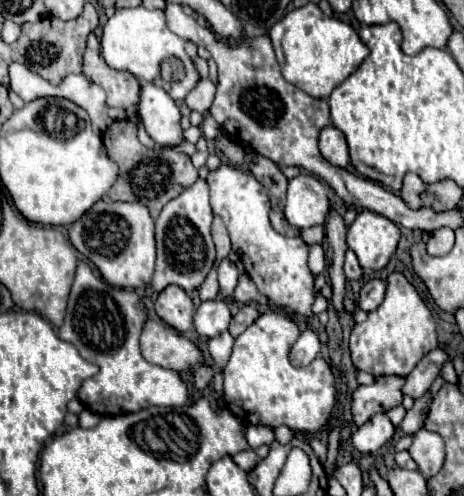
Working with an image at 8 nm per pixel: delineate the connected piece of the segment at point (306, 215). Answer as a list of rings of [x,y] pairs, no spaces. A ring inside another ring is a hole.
[[[300,174],[290,180],[286,196],[286,220],[296,228],[324,224],[330,212],[328,188],[312,174]]]

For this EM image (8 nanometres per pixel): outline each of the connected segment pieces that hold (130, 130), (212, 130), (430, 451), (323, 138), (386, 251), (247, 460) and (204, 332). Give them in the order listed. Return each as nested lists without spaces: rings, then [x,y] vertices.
[[[130,120],[116,122],[112,132],[106,134],[108,154],[120,166],[120,176],[114,186],[106,192],[104,200],[122,200],[122,202],[140,202],[148,206],[150,214],[158,218],[160,210],[180,196],[188,186],[198,180],[198,170],[192,166],[190,156],[170,150],[170,148],[146,148],[136,136],[136,124]]]
[[[209,114],[204,118],[201,129],[203,132],[203,136],[207,140],[213,140],[214,138],[216,138],[216,136],[221,134],[221,129],[219,129],[219,125]]]
[[[426,428],[416,432],[414,442],[410,446],[410,456],[414,458],[414,462],[418,464],[420,472],[426,478],[440,472],[440,468],[444,464],[444,442],[442,442],[440,434],[430,432]]]
[[[326,126],[320,130],[320,152],[322,156],[334,164],[334,166],[342,166],[346,168],[350,158],[348,158],[348,144],[344,134],[334,128],[334,126]]]
[[[362,210],[348,228],[348,246],[356,252],[360,266],[366,270],[382,270],[400,240],[400,228],[372,210]]]
[[[244,450],[242,454],[236,454],[234,456],[234,462],[242,468],[242,470],[252,470],[258,462],[260,462],[260,456],[254,452],[254,450]]]
[[[216,298],[216,300],[200,304],[200,308],[194,314],[194,326],[200,336],[212,338],[228,330],[230,318],[232,316],[230,316],[228,304],[222,298]]]

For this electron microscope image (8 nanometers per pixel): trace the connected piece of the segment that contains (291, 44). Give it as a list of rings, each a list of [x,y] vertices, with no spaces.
[[[306,4],[288,12],[270,28],[270,40],[282,76],[312,98],[328,98],[370,54],[350,24],[326,16],[318,4]]]

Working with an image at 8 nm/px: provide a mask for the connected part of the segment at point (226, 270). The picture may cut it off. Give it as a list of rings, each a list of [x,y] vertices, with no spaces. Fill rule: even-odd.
[[[228,258],[220,262],[218,266],[218,282],[220,282],[220,296],[224,296],[226,300],[232,300],[234,288],[238,284],[240,278],[240,270],[236,268],[236,264],[232,264]]]

